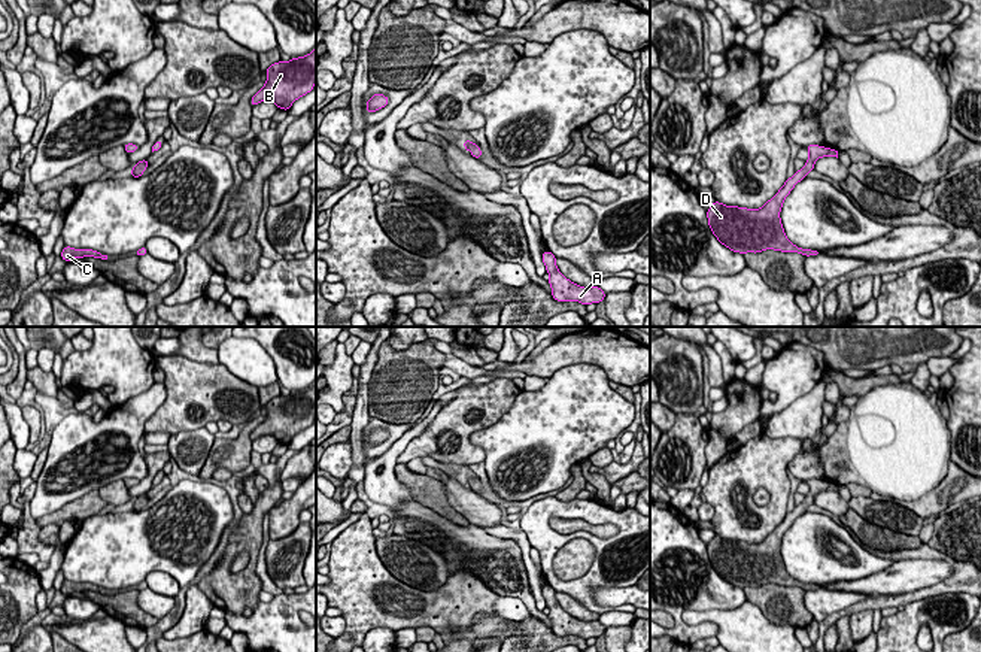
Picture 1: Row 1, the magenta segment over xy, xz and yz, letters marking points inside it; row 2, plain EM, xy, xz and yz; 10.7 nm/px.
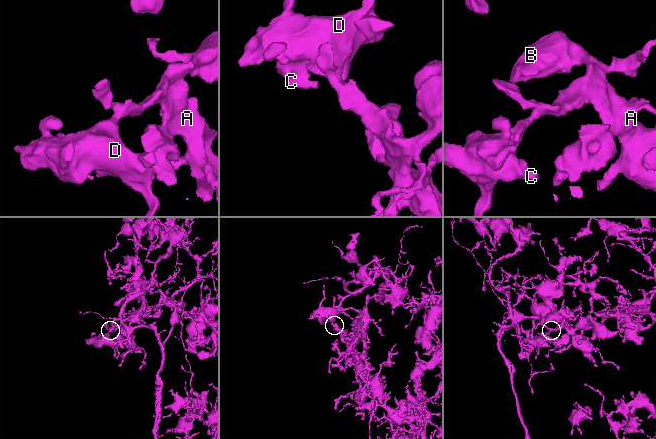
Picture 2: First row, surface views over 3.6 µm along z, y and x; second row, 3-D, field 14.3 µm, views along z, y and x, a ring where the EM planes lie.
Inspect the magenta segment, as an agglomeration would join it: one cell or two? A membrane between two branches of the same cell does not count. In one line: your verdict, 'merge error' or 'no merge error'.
no merge error

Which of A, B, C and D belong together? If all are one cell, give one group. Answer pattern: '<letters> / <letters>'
A B C D

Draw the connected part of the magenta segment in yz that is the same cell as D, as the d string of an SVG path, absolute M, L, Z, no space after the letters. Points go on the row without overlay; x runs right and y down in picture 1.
M818 479L805 480L810 491L805 500L786 513L778 527L760 543L726 540L714 536L707 545L708 559L717 574L734 586L762 586L766 583L798 586L805 591L817 589L817 585L802 583L793 579L783 562L780 546L783 536L798 516L814 504L814 497L821 491L836 491L838 485Z

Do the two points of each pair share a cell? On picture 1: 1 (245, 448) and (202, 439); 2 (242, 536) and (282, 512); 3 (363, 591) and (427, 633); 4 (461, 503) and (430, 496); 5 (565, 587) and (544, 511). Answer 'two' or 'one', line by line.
1: two
2: two
3: two
4: two
5: one

